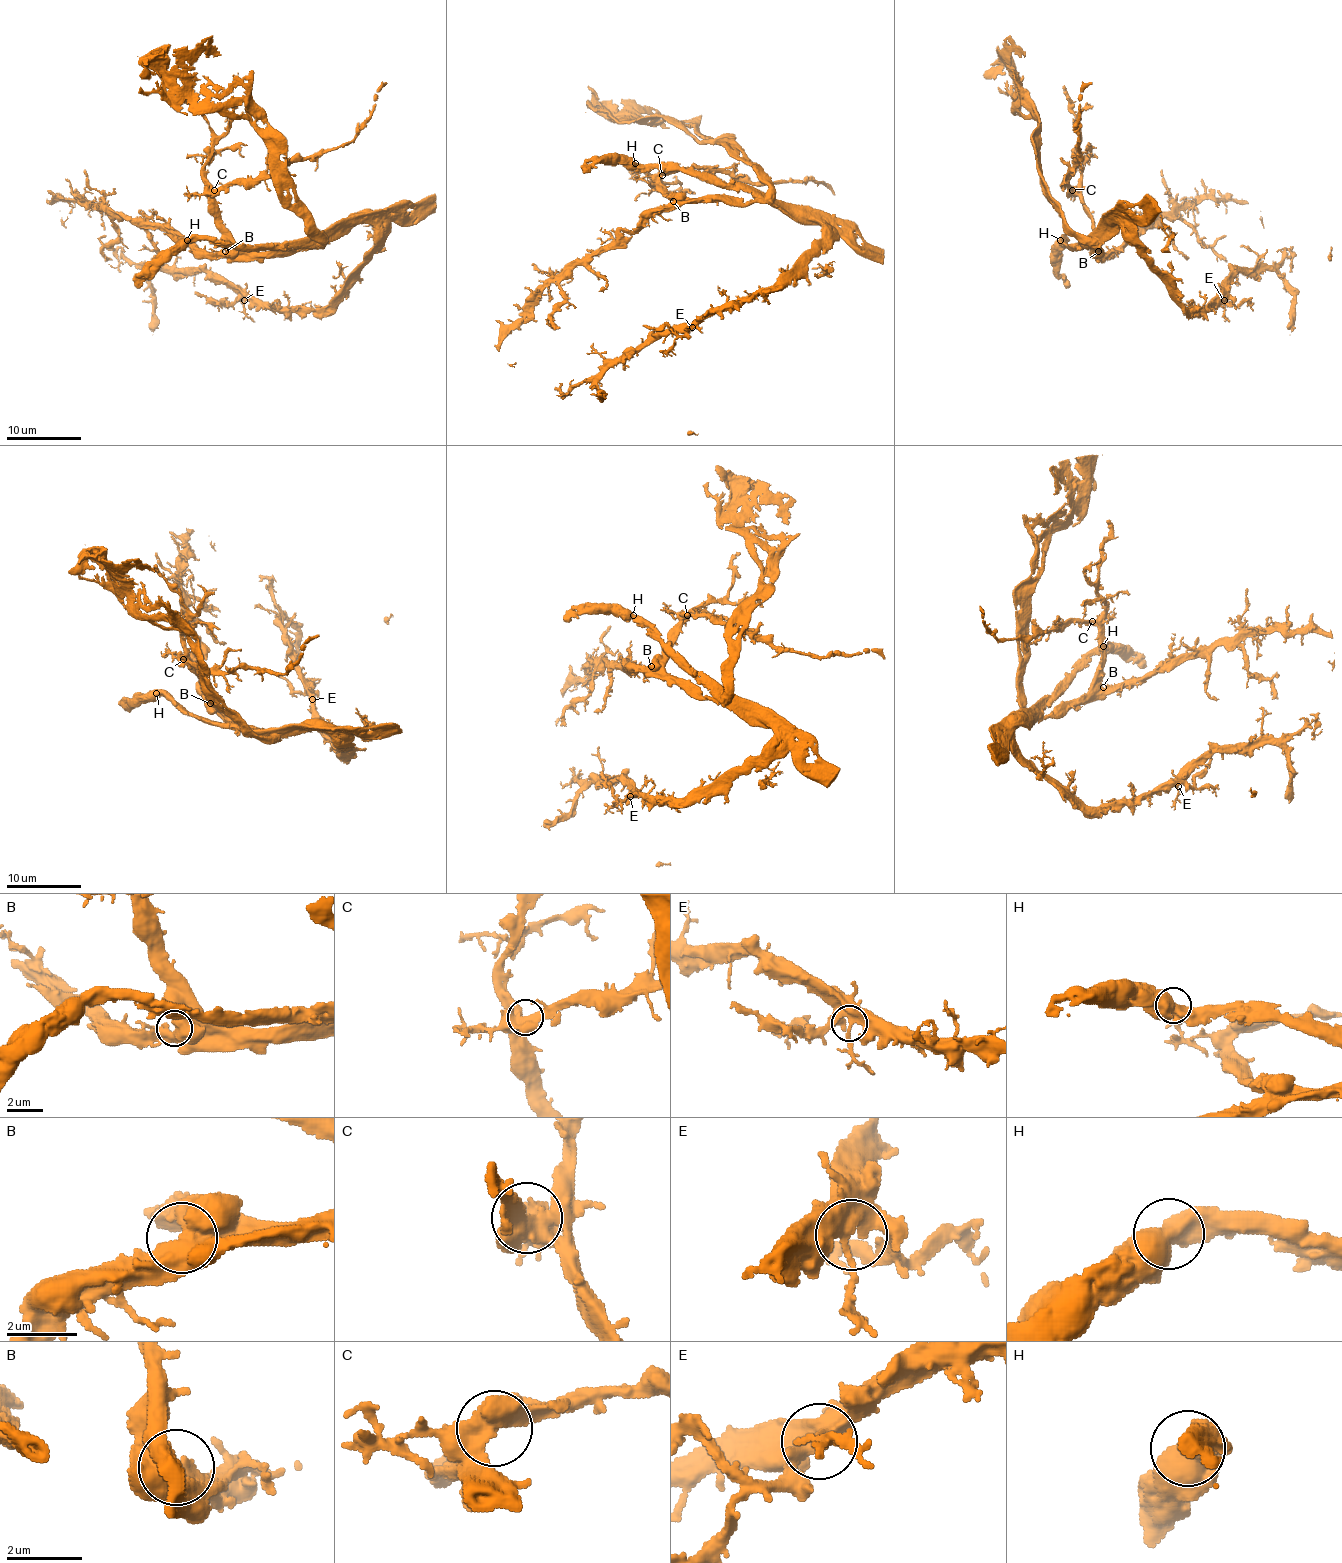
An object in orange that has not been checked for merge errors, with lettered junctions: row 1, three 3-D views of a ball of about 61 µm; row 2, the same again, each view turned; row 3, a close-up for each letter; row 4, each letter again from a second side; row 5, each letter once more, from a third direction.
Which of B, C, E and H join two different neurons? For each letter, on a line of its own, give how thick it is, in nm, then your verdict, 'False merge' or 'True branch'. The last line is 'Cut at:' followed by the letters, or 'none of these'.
B: Thickness 650 nm. True branch
C: Thickness 600 nm. True branch
E: Thickness 380 nm. True branch
H: Thickness 700 nm. True branch
Cut at: none of these

